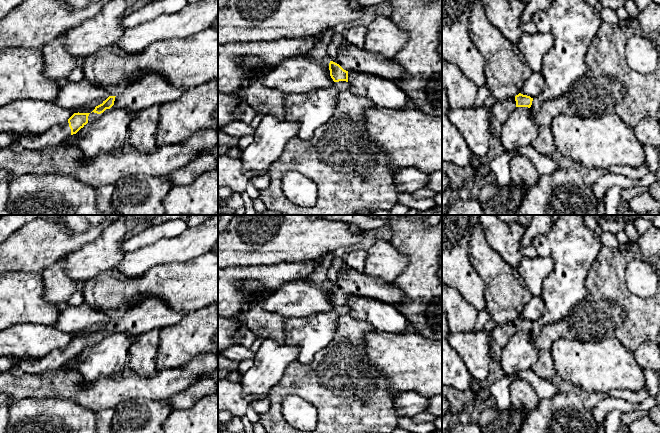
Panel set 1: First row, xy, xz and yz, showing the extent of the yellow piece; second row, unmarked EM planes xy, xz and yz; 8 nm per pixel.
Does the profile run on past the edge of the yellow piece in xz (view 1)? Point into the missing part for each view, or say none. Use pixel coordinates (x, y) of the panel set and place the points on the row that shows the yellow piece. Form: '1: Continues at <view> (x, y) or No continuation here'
1: Continues at xz (352, 58)

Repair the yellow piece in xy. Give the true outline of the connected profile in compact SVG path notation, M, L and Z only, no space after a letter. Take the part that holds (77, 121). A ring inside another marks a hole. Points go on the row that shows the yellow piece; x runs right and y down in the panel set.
M149 74L134 81L120 95L109 96L91 113L74 113L67 122L53 126L40 136L21 138L20 145L31 150L60 145L87 123L98 120L113 109L138 112L153 105L161 106L175 101L183 92L184 90L174 87L163 75Z

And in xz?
M349 44L345 49L338 49L337 57L329 63L330 76L334 82L348 82L348 72L370 73L386 80L402 79L404 70L392 58L370 53Z

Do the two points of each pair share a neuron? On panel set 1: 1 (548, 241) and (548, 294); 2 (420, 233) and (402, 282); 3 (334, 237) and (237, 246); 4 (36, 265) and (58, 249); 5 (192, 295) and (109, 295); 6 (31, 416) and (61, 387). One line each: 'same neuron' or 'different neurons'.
1: same neuron
2: same neuron
3: same neuron
4: same neuron
5: same neuron
6: different neurons

